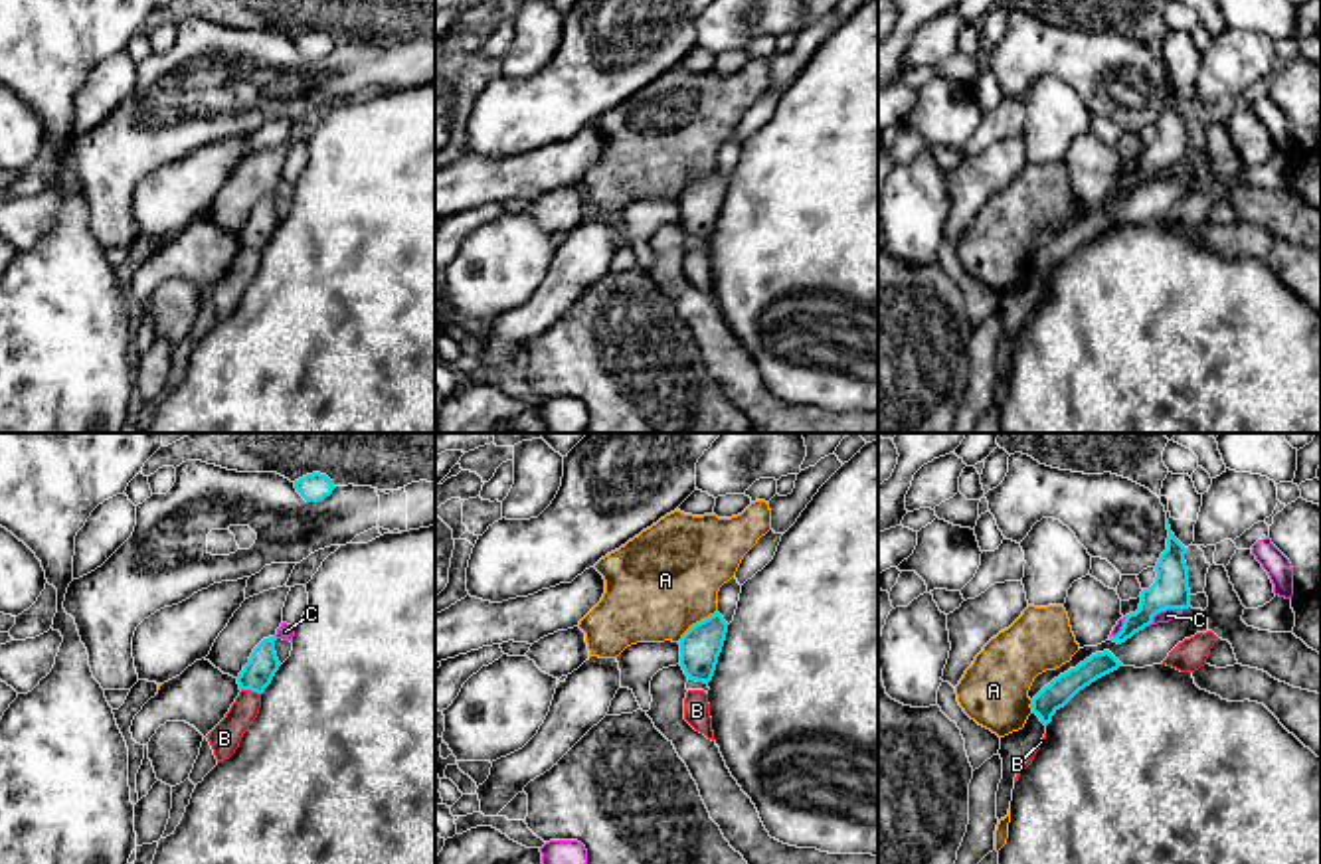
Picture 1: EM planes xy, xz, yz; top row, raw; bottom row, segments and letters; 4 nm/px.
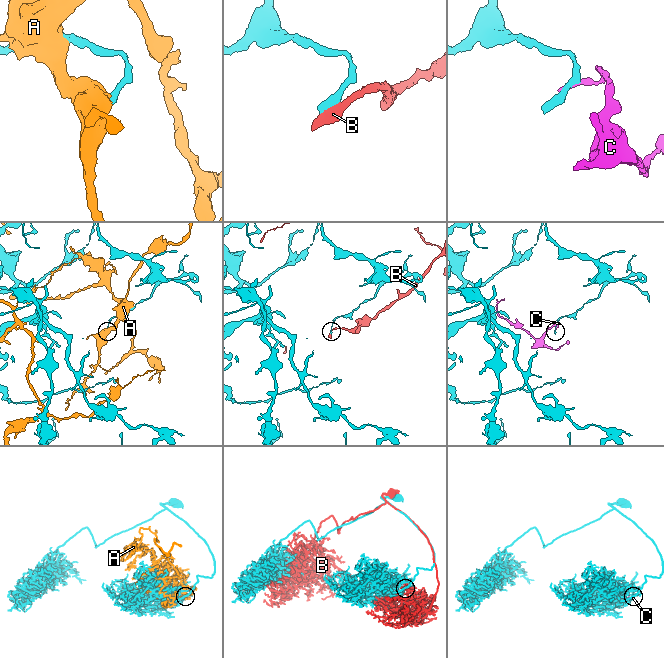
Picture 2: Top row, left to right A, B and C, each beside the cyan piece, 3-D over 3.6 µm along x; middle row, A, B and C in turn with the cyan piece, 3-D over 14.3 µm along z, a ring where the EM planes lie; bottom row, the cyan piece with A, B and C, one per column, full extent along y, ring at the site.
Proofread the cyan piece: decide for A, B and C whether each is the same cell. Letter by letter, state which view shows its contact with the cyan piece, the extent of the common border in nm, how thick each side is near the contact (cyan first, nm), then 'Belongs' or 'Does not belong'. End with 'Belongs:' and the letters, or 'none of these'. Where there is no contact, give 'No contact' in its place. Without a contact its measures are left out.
A: Touches cyan in xz. Shared border 220 nm. Thickness 170 nm (cyan) against 440 nm. Does not belong
B: Touches cyan in xy. Shared border 80 nm. Thickness 120 nm (cyan) against 120 nm. Does not belong
C: Touches cyan in yz. Shared border 160 nm. Thickness 140 nm (cyan) against 50 nm. Does not belong
Belongs: none of these

